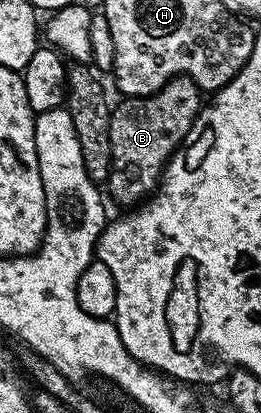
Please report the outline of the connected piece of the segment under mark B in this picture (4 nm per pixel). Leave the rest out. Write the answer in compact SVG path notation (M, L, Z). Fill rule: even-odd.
M188 76L172 78L159 92L148 94L146 98L120 99L121 103L113 106L111 116L111 160L113 167L109 170L107 189L109 194L118 202L121 208L136 208L146 201L157 189L165 166L173 157L178 146L184 142L187 132L191 132L191 124L195 124L197 113L203 105L203 91L195 84L195 80Z

